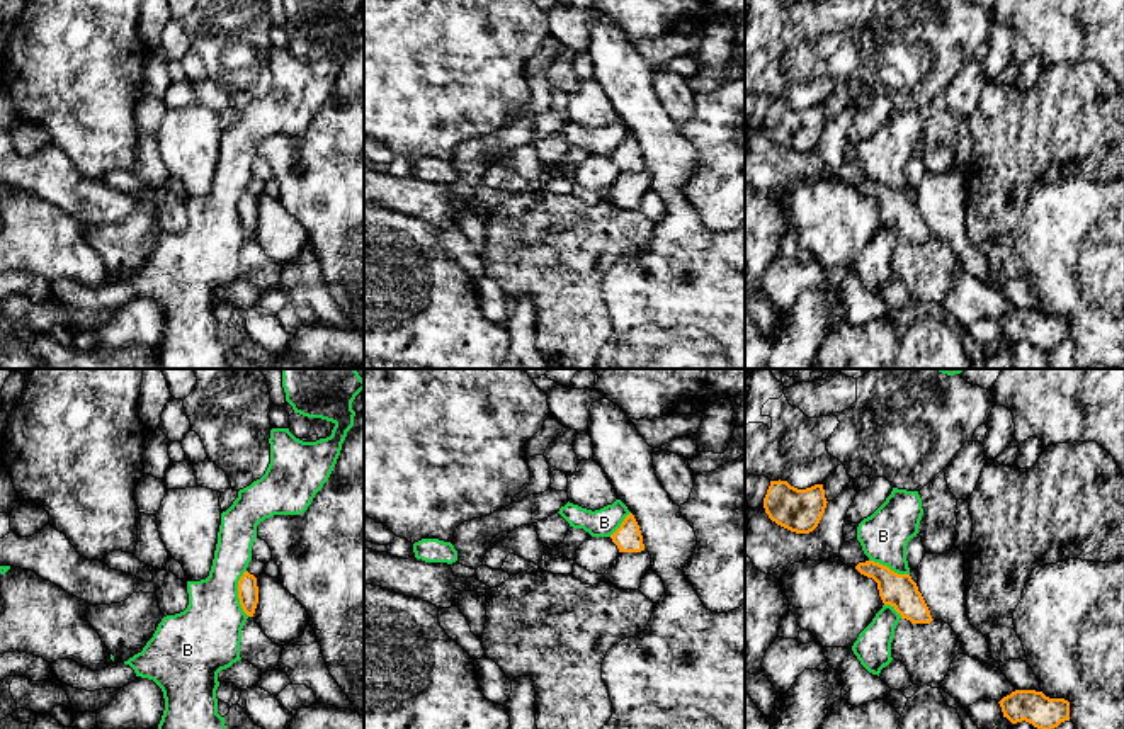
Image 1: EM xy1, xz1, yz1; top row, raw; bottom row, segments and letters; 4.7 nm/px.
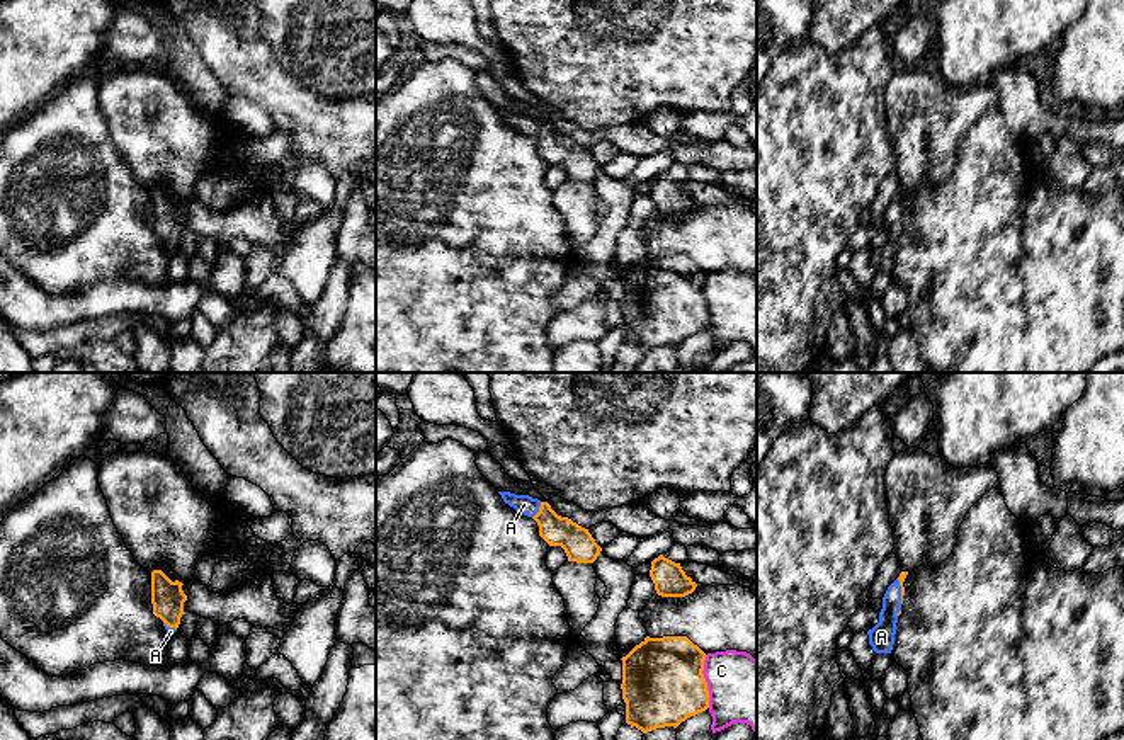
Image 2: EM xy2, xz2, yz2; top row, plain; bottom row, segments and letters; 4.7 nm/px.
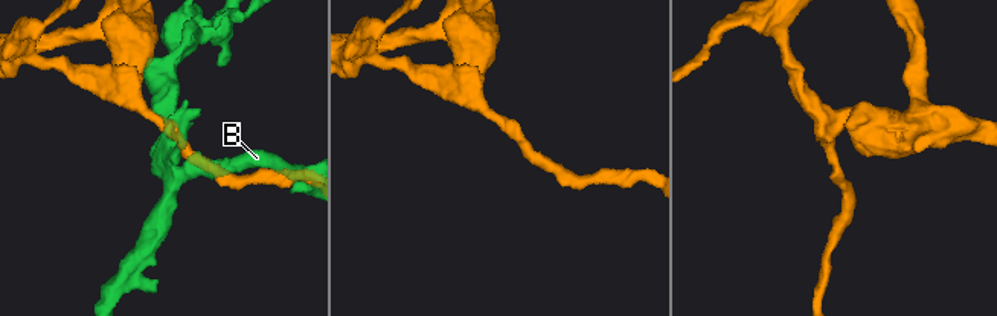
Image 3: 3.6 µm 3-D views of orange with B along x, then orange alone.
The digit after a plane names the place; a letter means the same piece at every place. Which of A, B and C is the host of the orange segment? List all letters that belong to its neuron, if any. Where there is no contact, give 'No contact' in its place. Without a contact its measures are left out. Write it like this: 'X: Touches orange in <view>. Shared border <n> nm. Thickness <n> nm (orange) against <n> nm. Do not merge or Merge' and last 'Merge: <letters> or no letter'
A: Touches orange in xz2. Shared border 90 nm. Thickness 150 nm (orange) against 90 nm. Merge
B: Touches orange in xy1. Shared border 220 nm. Thickness 100 nm (orange) against 320 nm. Do not merge
C: Touches orange in xz2. Shared border 240 nm. Thickness 380 nm (orange) against 320 nm. Do not merge
Merge: A

